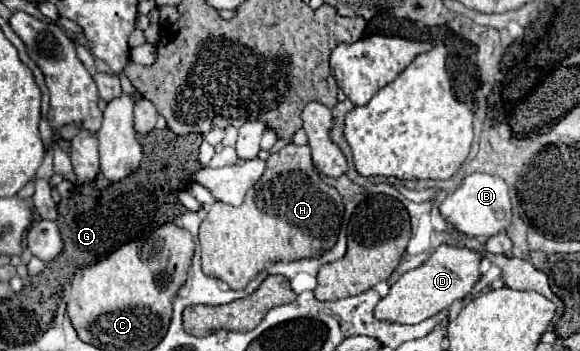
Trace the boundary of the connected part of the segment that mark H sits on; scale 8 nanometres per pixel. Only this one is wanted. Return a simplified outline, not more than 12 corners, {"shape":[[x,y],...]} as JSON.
{"shape":[[286,144],[240,206],[212,204],[202,270],[244,290],[322,256],[344,204]]}

